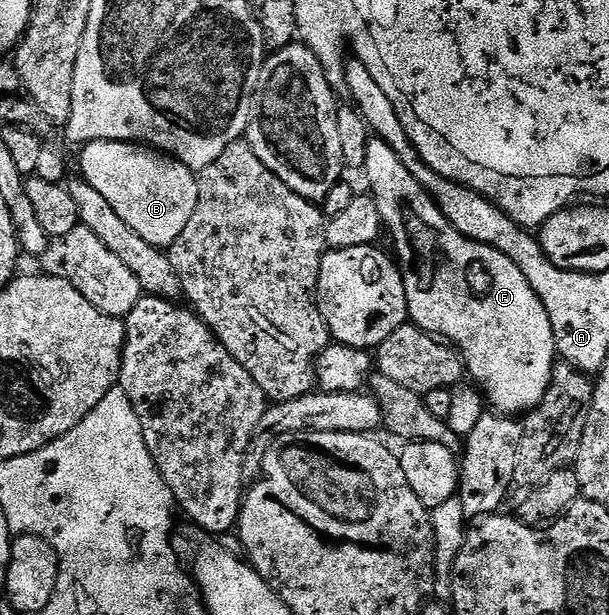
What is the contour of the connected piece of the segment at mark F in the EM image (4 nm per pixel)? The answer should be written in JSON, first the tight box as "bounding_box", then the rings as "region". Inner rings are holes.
{"bounding_box":[362,137,558,416],"region":[[[373,137],[371,141],[369,141],[368,147],[366,148],[366,164],[364,165],[362,174],[363,177],[368,177],[368,186],[372,189],[369,191],[371,197],[375,198],[378,204],[378,212],[384,221],[384,230],[386,231],[387,237],[389,234],[389,236],[392,237],[393,244],[396,245],[397,255],[395,254],[395,257],[398,259],[400,273],[404,275],[409,319],[411,319],[415,325],[419,326],[421,330],[441,340],[447,340],[459,350],[471,381],[482,391],[487,405],[491,407],[493,411],[509,416],[524,416],[535,410],[536,406],[539,405],[550,388],[552,370],[556,367],[558,355],[556,353],[554,332],[550,328],[550,316],[546,312],[542,300],[538,300],[534,288],[530,288],[526,276],[522,276],[518,264],[514,264],[514,260],[510,260],[502,252],[498,252],[494,249],[493,246],[476,242],[473,238],[468,238],[462,232],[458,232],[458,228],[454,228],[450,224],[450,220],[436,207],[436,201],[428,195],[426,188],[422,188],[422,184],[418,184],[418,180],[414,180],[410,168],[406,168],[406,164],[402,164],[402,160],[394,152],[394,148],[390,148],[390,144],[386,144],[380,138]]]}

